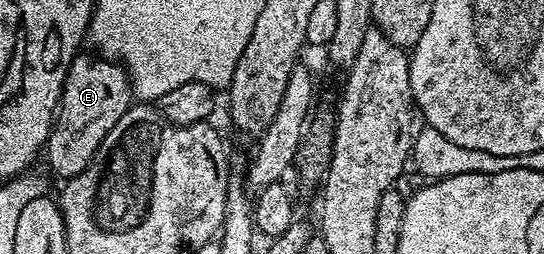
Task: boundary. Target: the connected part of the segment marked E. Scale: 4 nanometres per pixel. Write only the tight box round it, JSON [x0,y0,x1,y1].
[45,52,133,180]

